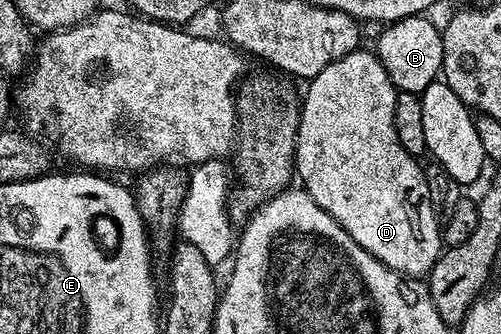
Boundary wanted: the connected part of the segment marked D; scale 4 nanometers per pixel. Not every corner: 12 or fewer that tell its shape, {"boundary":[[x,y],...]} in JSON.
{"boundary":[[372,50],[300,100],[295,175],[371,257],[428,276],[423,167]]}

